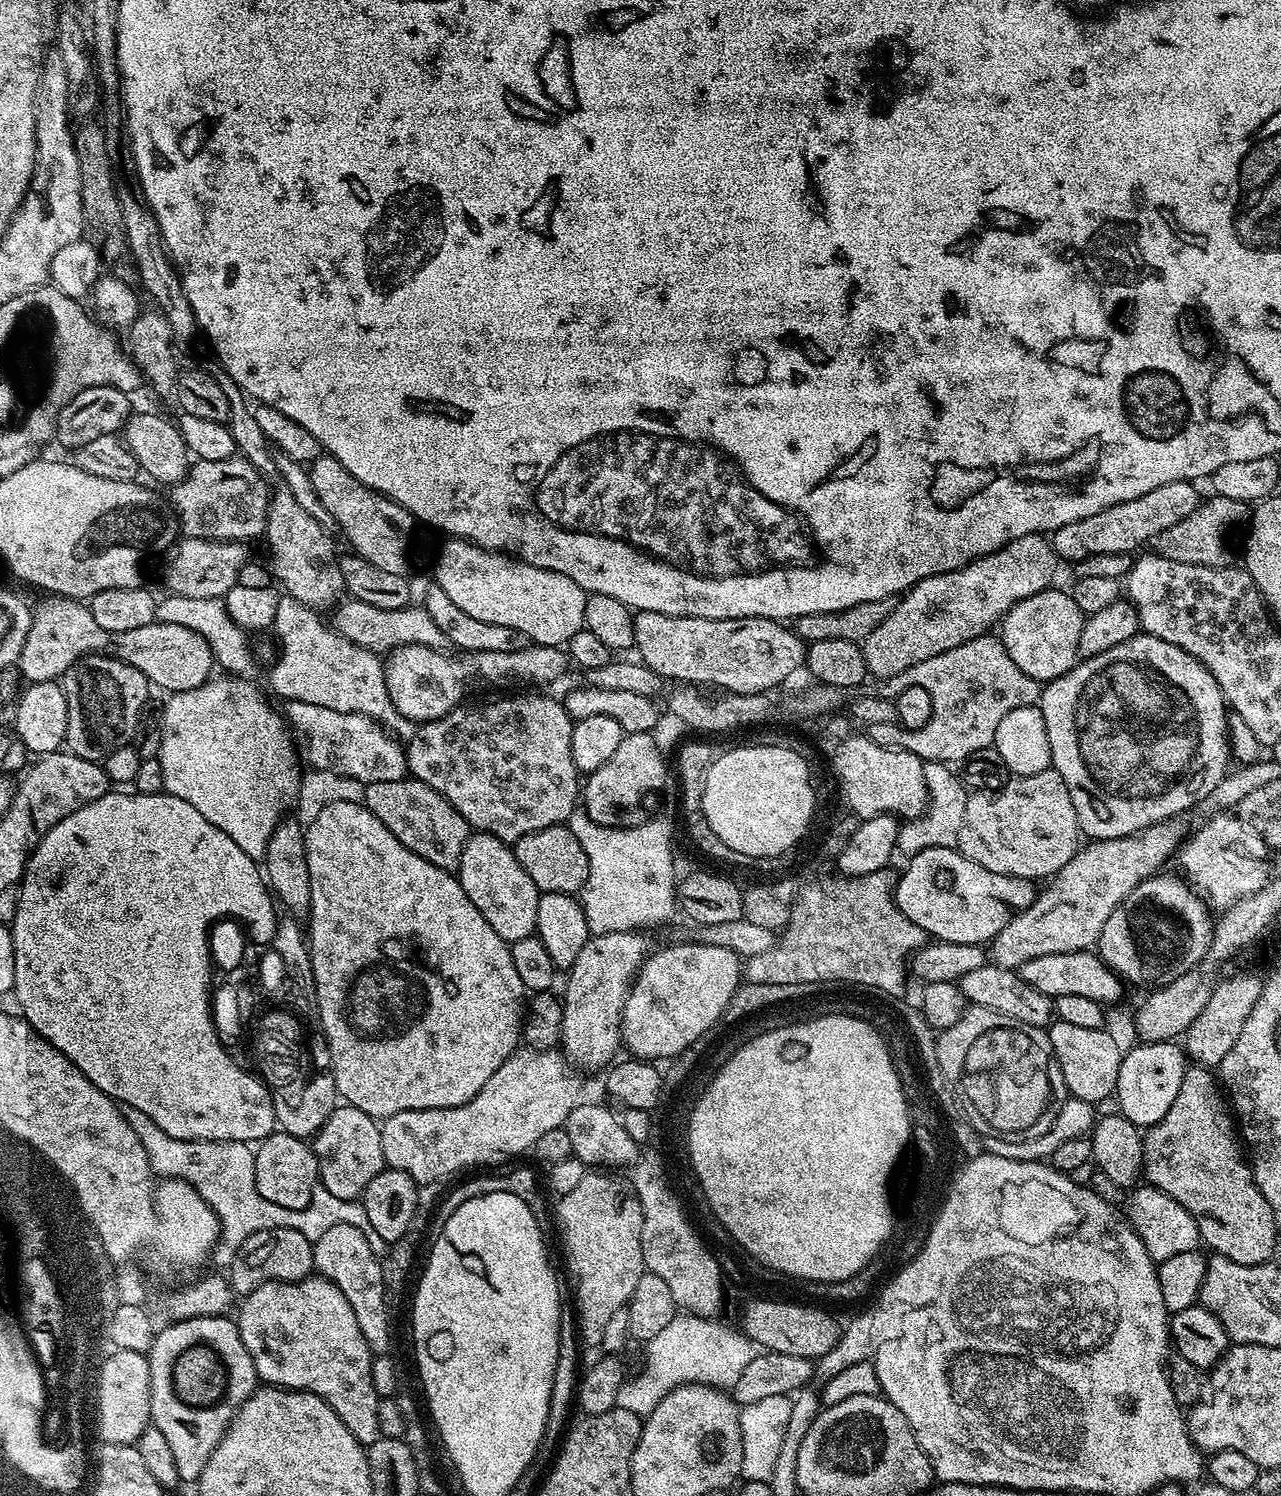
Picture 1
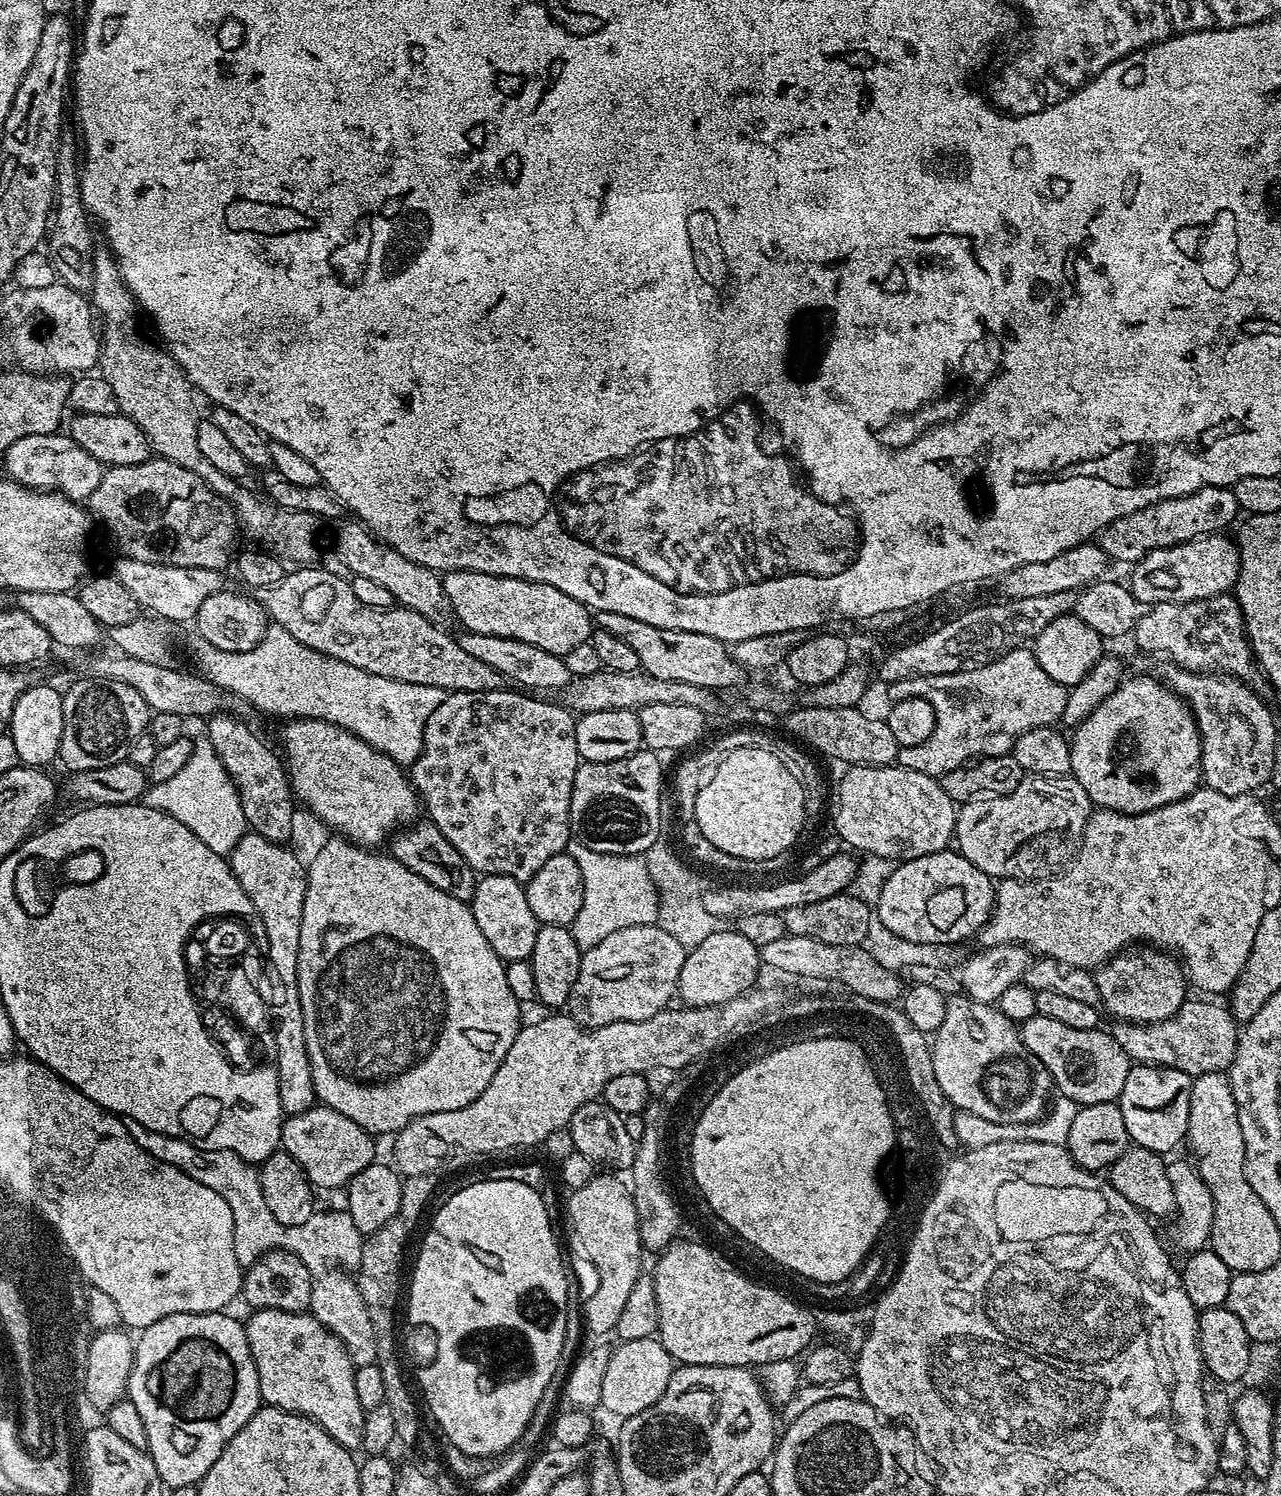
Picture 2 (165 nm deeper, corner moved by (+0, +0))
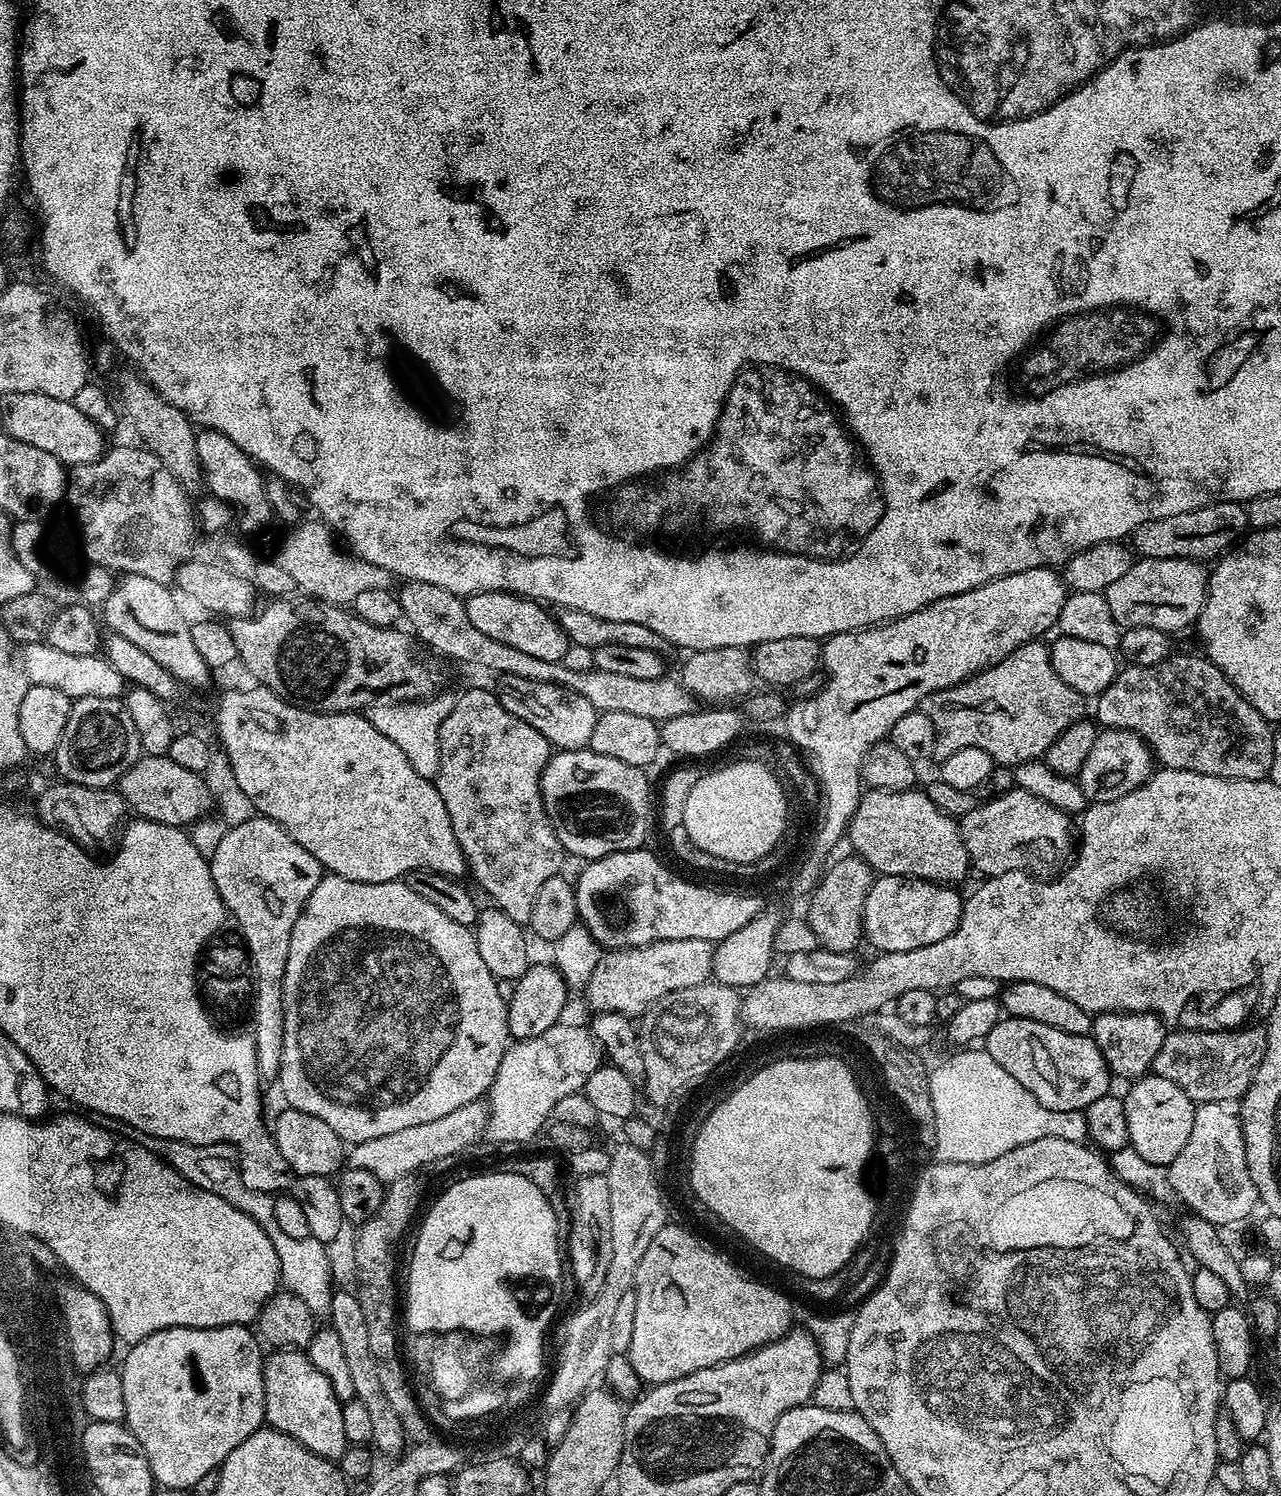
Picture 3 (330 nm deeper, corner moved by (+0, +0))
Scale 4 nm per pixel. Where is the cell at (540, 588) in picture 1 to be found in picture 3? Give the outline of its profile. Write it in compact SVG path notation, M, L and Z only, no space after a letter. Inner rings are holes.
M479 592L467 597L464 605L471 624L489 638L506 642L506 646L514 646L514 650L522 650L533 658L542 658L542 662L563 661L569 638L555 615L543 603L530 600L527 596L515 596L512 592Z

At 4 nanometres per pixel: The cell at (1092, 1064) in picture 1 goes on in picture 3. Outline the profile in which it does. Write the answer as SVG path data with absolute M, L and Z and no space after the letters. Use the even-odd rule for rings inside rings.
M1008 1016L1000 1019L994 1026L994 1030L990 1030L990 1034L985 1036L982 1041L983 1051L990 1054L990 1058L994 1058L994 1062L998 1062L998 1066L1002 1066L1002 1070L1006 1070L1006 1074L1010 1074L1010 1078L1014 1078L1014 1082L1022 1082L1022 1086L1027 1092L1036 1099L1042 1106L1046 1106L1046 1110L1054 1110L1055 1112L1084 1112L1092 1102L1102 1098L1110 1092L1108 1080L1110 1081L1110 1073L1106 1058L1102 1058L1102 1050L1098 1050L1098 1046L1093 1042L1091 1036L1079 1036L1078 1034L1066 1034L1066 1030L1054 1030L1054 1026L1046 1026L1043 1022L1030 1022L1030 1018L1014 1018Z

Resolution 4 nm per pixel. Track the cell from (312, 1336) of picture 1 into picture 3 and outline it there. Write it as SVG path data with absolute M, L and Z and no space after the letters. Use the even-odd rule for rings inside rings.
M276 1350L264 1361L264 1424L306 1446L322 1458L338 1462L350 1447L342 1422L343 1403L336 1397L330 1378L300 1350Z

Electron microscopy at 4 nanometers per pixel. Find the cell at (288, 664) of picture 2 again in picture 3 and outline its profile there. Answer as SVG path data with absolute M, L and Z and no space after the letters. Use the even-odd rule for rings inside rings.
M441 690L427 700L413 700L407 704L376 704L366 712L368 721L382 730L382 734L386 734L386 738L390 738L390 742L394 742L406 758L410 758L410 766L414 766L414 770L427 780L436 777L440 769L442 722L446 722L450 710L454 710L456 705L457 693L448 691Z

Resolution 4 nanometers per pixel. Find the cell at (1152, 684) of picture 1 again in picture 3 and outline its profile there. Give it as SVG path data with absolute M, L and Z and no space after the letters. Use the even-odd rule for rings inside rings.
M1104 730L1097 735L1086 762L1082 762L1078 783L1088 802L1101 804L1114 798L1122 798L1122 794L1130 794L1130 790L1142 786L1153 771L1152 749L1141 736L1133 732Z

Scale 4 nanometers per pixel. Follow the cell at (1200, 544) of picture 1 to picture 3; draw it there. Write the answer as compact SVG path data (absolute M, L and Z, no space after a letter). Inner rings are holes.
M1140 558L1103 594L1106 602L1110 602L1110 614L1114 614L1114 622L1118 622L1121 629L1153 628L1165 634L1173 634L1183 628L1191 629L1199 620L1208 597L1209 575L1209 569L1199 560Z

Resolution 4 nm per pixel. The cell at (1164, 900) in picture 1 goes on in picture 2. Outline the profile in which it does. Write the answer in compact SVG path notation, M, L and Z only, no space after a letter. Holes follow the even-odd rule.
M1128 946L1116 953L1105 964L1095 969L1096 989L1100 995L1103 1011L1108 1012L1116 1022L1126 1024L1157 1024L1170 1018L1183 1006L1186 999L1186 973L1181 961L1171 951L1157 950L1152 946Z

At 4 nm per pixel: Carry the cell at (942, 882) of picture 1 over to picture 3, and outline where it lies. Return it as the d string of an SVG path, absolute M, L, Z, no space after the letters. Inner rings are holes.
M880 876L873 879L870 894L866 894L864 907L864 934L877 953L918 950L918 946L930 946L930 942L942 942L958 926L962 918L964 900L955 887L936 884L933 880L909 880L907 876Z

